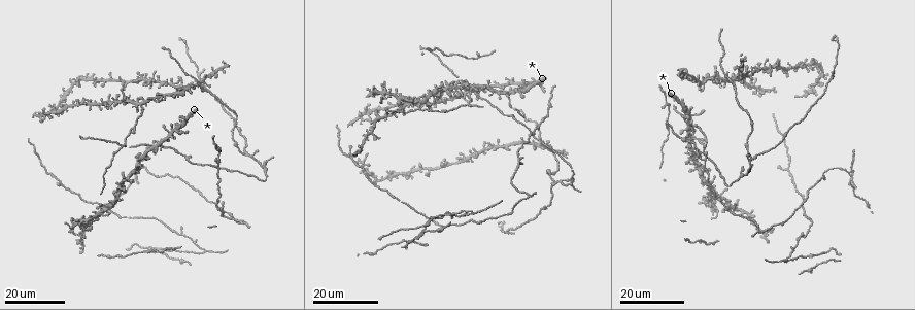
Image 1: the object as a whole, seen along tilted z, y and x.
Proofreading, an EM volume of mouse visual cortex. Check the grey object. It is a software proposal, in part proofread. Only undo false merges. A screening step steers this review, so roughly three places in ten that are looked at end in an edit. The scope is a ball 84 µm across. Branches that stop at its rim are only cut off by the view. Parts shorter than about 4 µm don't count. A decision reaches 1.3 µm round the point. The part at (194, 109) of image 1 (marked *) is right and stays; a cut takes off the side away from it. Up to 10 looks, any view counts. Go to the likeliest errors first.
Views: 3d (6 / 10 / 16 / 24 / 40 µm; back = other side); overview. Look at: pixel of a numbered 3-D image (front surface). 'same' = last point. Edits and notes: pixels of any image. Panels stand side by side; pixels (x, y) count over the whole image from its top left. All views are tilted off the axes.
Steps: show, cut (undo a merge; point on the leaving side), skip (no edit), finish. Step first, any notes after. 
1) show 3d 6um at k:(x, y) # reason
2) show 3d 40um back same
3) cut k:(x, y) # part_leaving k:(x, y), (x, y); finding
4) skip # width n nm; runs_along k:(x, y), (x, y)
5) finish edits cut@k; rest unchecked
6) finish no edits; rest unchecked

show 3d 16um at 1:(705, 162) # a fork

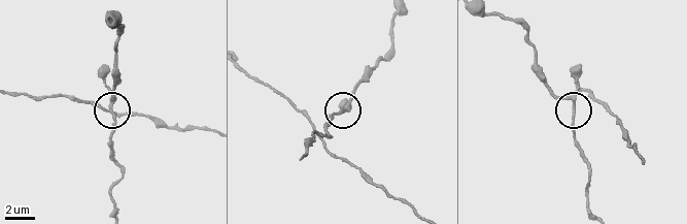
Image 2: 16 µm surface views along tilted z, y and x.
show 3d 6um at 2:(571, 107)

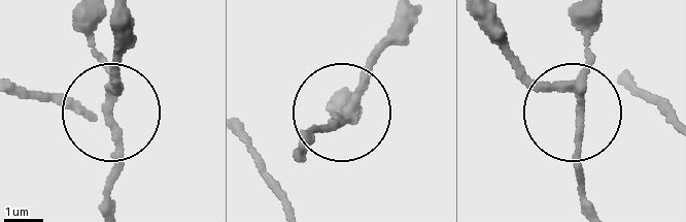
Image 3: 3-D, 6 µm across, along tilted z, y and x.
skip # one cell here

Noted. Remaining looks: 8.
show 3d 24um at 1:(851, 175)

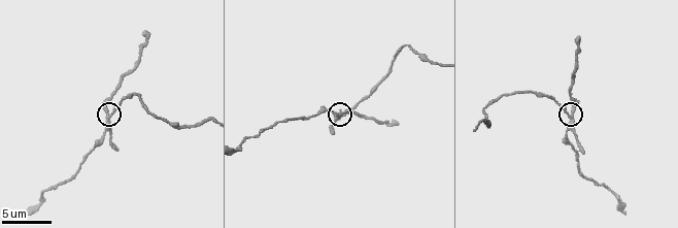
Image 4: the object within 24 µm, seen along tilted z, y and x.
show 3d 6um at 4:(107, 116) # closer look

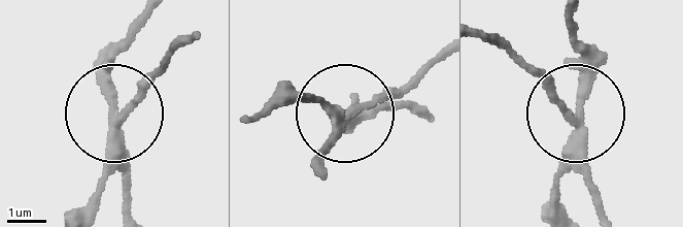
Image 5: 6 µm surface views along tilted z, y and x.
show 3d 6um back at 5:(112, 114) # other side

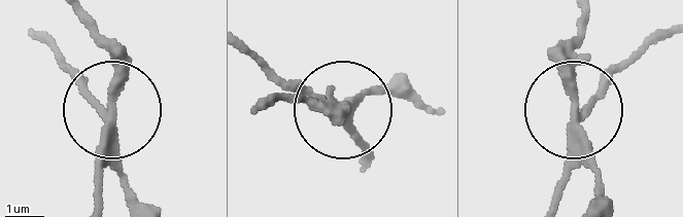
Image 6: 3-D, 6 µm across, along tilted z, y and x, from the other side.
cut 6:(115, 73) # width 230 nm; part_leaving 6:(106, 132), (115, 57), (94, 19); two cells meet here

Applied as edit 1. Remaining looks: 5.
show overview

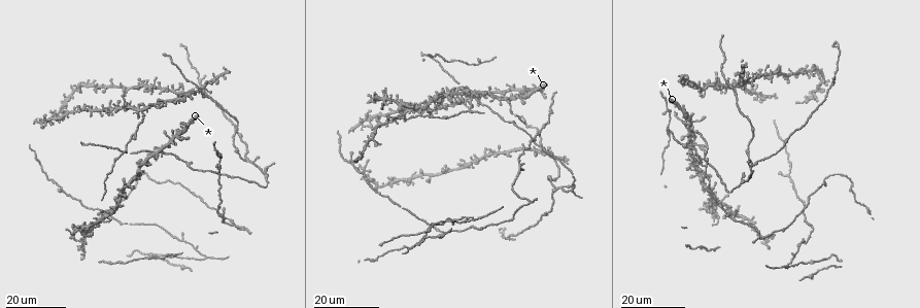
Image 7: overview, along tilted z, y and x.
show 3d 24um at 7:(148, 150) # three-way junction

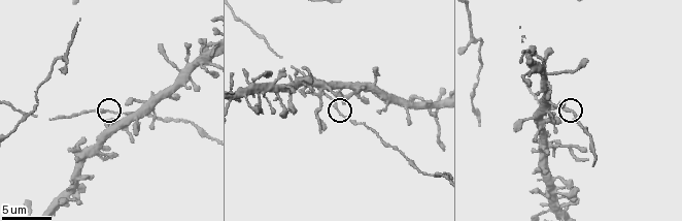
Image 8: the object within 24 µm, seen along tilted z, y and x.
show 3d 10um at 8:(569, 110)

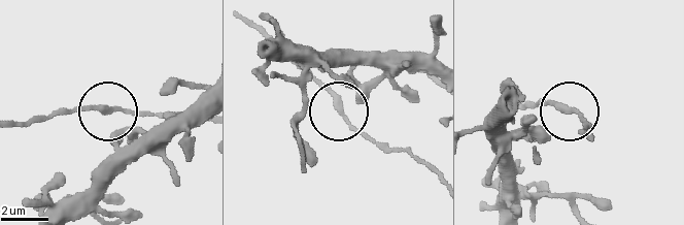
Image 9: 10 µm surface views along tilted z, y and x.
skip # arms 3; all the same cell

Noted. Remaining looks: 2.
show 3d 24um at 7:(811, 261) # three arms meet

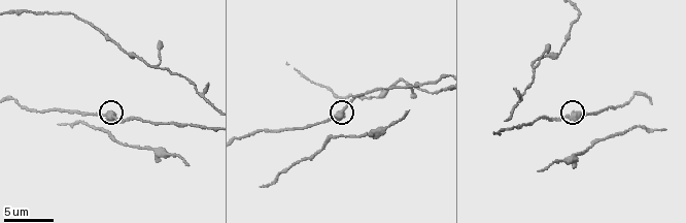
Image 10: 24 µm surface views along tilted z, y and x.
show 3d 10um at 10:(576, 117)

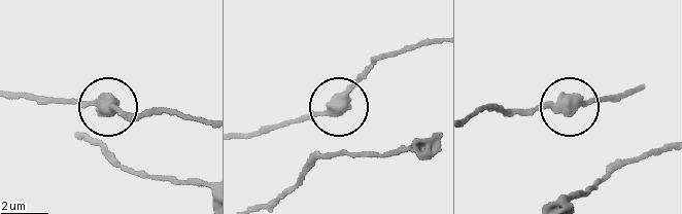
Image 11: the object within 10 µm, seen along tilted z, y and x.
skip # continuous, no second cell

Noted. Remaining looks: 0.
finish edits cut@6; rest unchecked

